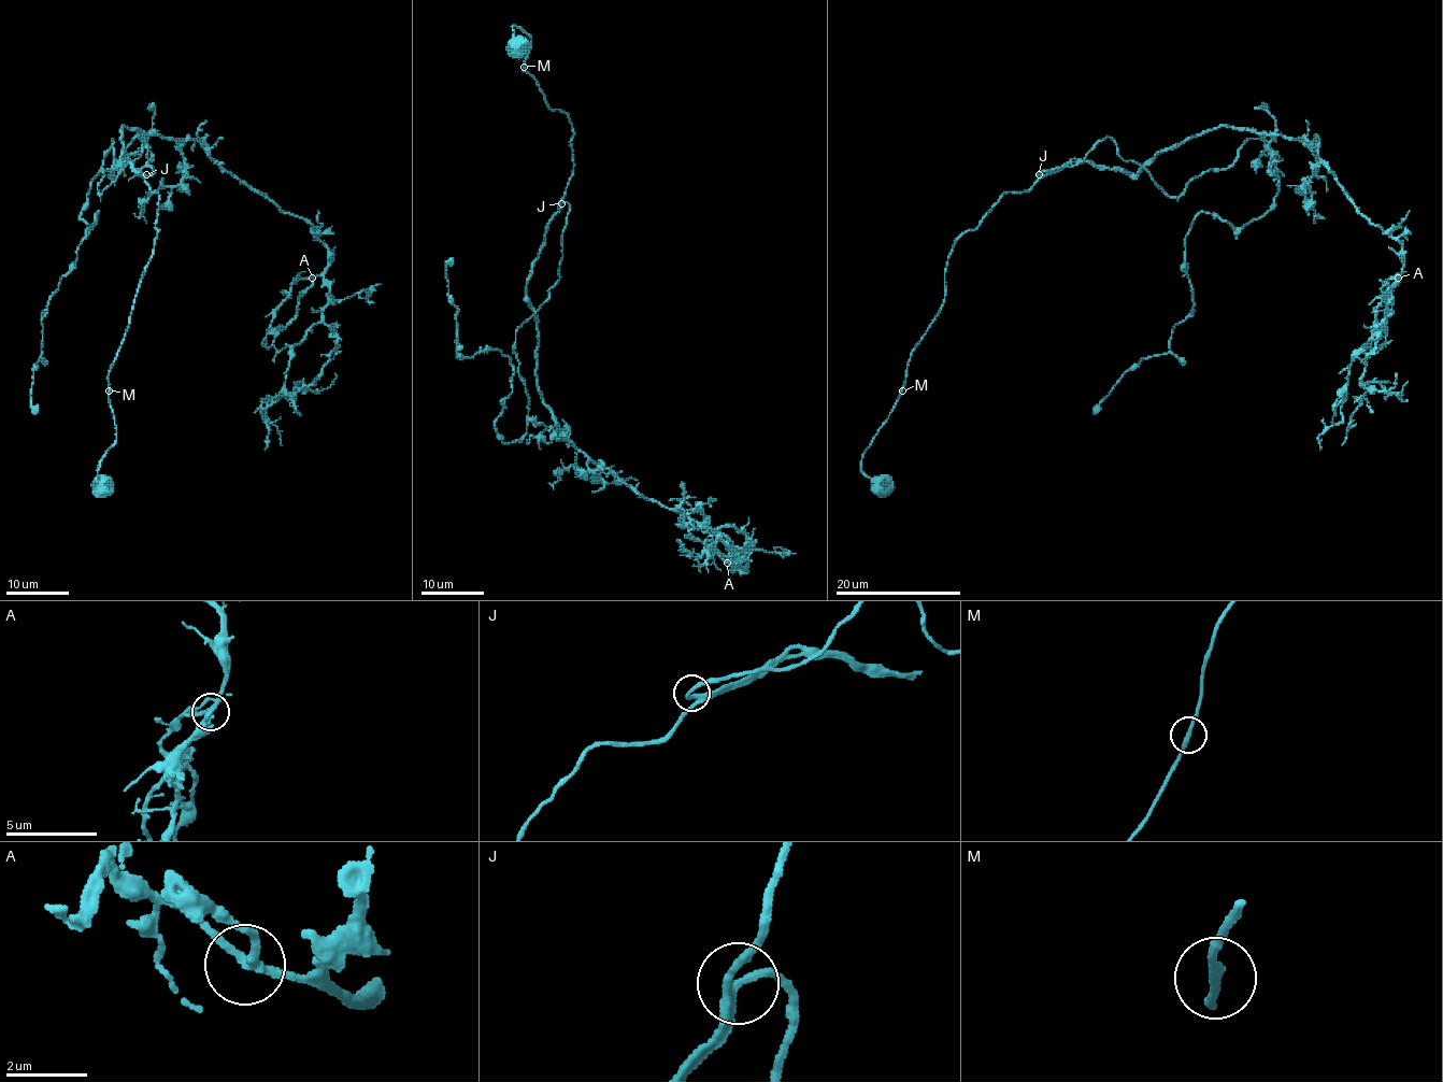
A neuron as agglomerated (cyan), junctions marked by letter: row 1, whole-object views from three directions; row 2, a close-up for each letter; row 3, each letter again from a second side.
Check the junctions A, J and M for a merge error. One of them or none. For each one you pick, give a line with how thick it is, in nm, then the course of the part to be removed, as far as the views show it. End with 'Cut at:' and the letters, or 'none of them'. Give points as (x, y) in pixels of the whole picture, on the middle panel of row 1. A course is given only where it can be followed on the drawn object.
Cut at: none of them

